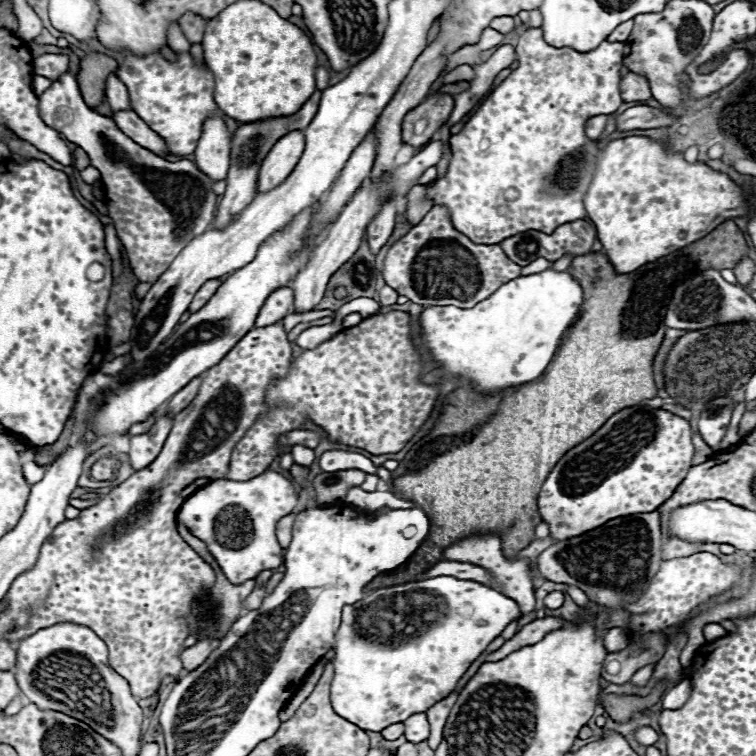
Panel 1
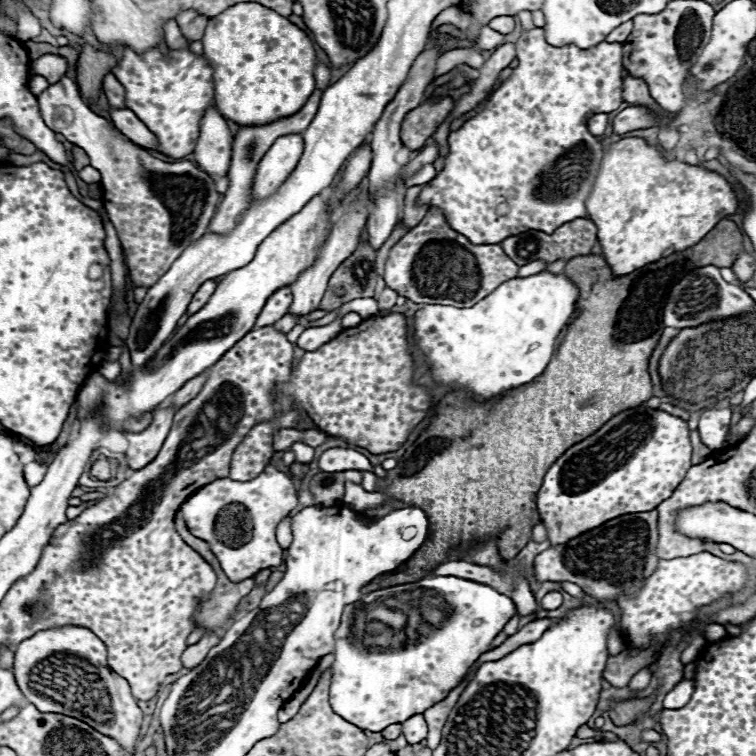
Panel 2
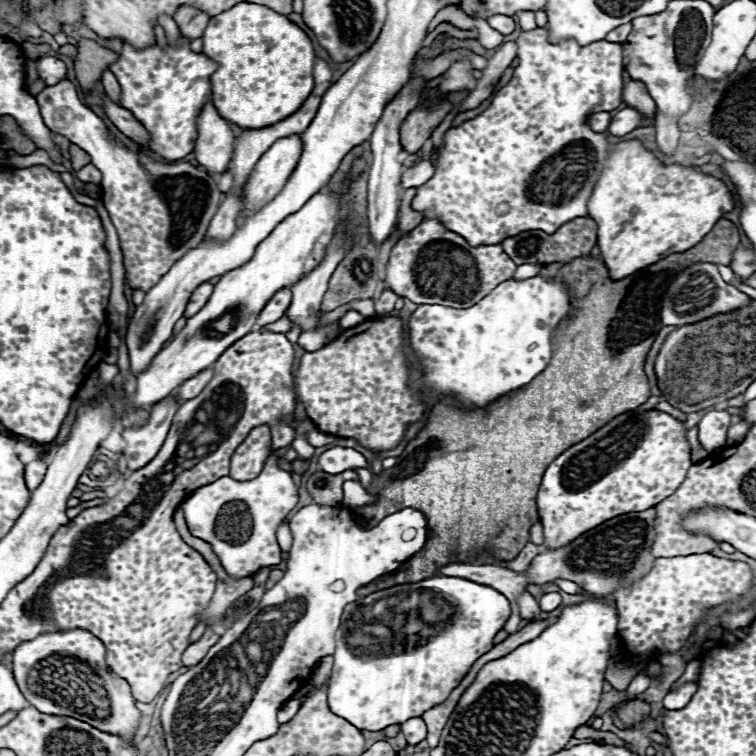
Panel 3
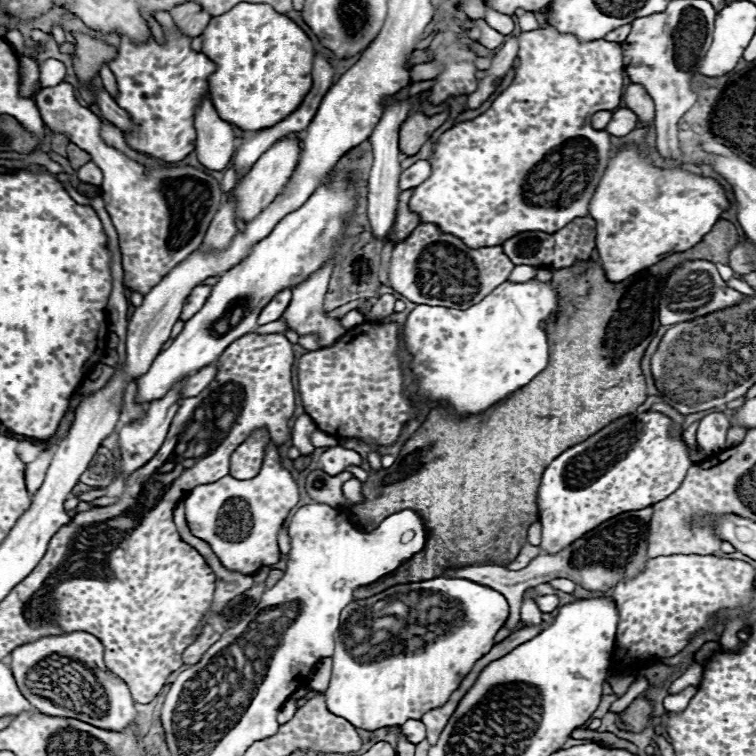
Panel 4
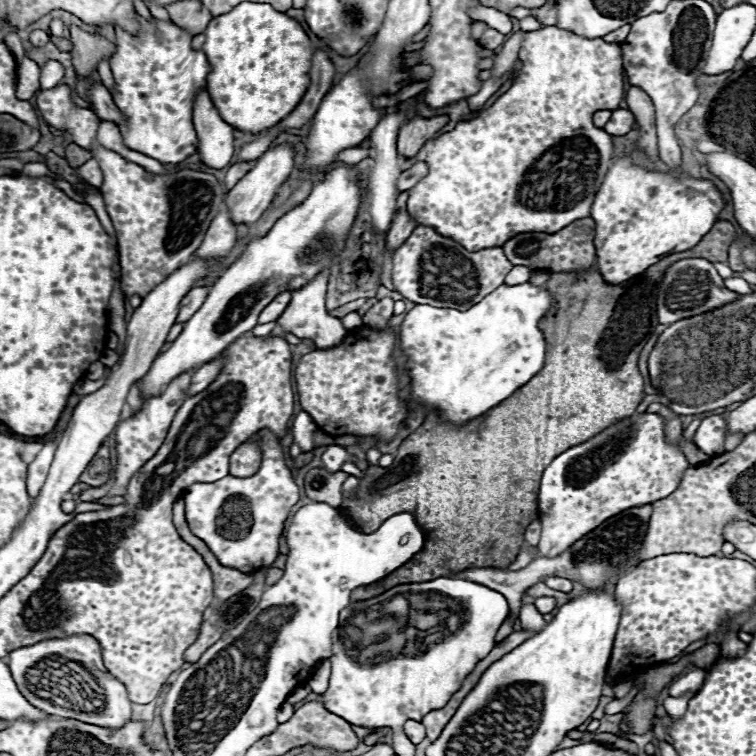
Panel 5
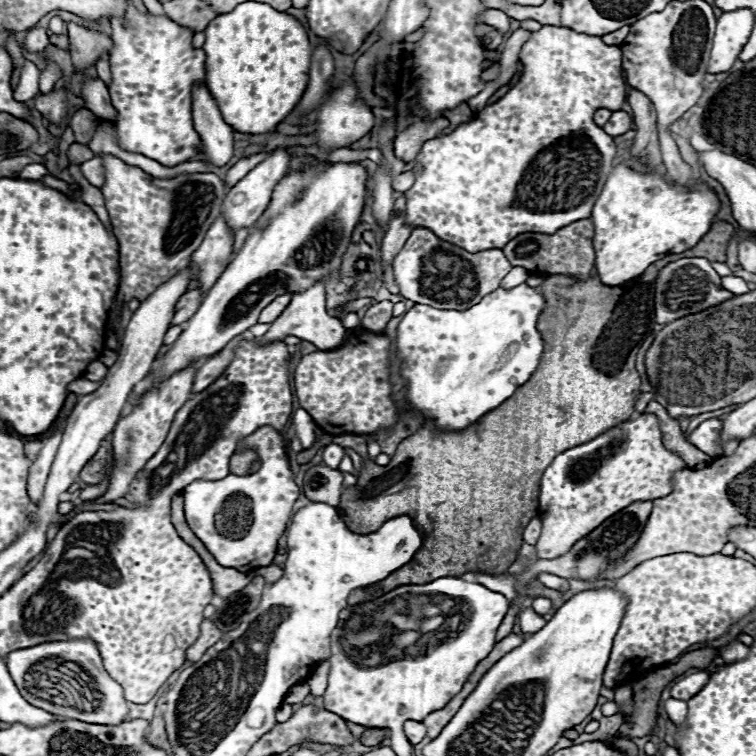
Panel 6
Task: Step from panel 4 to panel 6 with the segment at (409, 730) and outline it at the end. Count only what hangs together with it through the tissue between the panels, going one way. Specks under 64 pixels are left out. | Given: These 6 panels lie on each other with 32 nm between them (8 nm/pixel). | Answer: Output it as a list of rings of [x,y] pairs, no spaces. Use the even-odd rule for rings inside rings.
[[[408,720],[404,722],[404,734],[408,736],[408,740],[412,744],[418,744],[424,736],[426,736],[426,726],[422,722],[416,722],[416,720]]]

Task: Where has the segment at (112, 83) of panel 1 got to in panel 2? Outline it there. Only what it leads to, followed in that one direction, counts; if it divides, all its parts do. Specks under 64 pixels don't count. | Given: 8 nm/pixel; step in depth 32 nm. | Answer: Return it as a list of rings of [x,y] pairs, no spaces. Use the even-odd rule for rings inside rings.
[[[108,72],[104,76],[104,94],[108,98],[108,102],[114,106],[114,108],[126,108],[124,106],[124,88],[122,84],[114,78],[112,72]]]

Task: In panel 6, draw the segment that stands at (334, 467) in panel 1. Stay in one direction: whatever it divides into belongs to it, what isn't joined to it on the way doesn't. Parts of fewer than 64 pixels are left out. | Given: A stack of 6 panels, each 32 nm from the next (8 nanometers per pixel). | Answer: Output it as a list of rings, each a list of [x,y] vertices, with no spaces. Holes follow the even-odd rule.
[[[328,444],[328,446],[324,448],[324,464],[330,466],[330,468],[334,468],[334,470],[338,468],[342,456],[344,456],[344,450],[342,450],[338,444]]]

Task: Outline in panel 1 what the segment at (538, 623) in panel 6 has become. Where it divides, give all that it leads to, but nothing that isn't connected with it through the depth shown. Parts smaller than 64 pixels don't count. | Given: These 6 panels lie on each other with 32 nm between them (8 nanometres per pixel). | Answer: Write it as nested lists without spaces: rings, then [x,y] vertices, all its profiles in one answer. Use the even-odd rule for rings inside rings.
[[[484,534],[484,536],[470,536],[466,540],[460,540],[452,544],[450,548],[444,550],[446,560],[456,560],[456,562],[470,562],[476,566],[486,568],[500,584],[502,592],[510,596],[512,600],[518,602],[520,612],[528,614],[534,610],[534,590],[532,590],[532,572],[528,568],[528,560],[516,560],[516,558],[506,558],[502,554],[502,542],[498,534]]]

